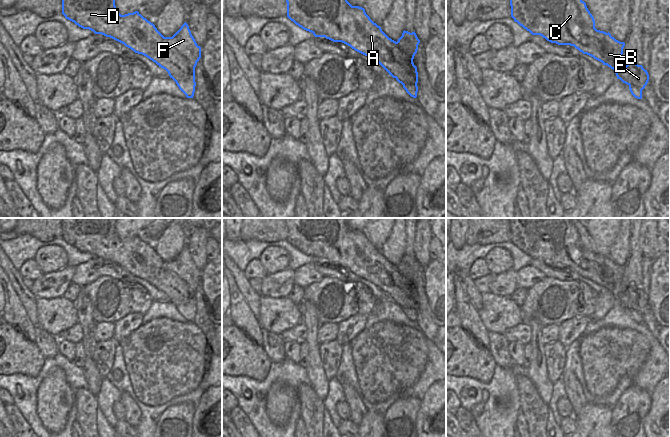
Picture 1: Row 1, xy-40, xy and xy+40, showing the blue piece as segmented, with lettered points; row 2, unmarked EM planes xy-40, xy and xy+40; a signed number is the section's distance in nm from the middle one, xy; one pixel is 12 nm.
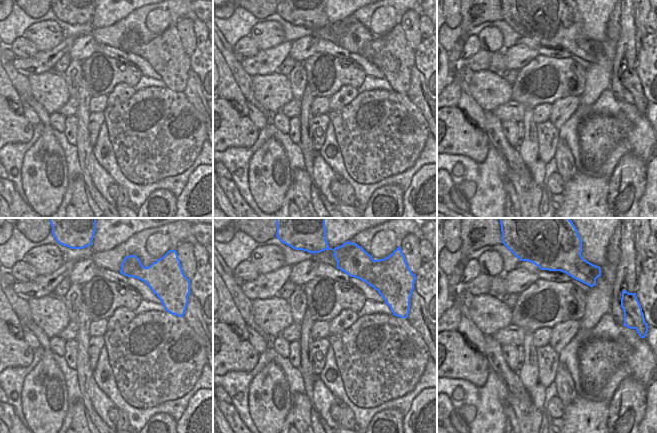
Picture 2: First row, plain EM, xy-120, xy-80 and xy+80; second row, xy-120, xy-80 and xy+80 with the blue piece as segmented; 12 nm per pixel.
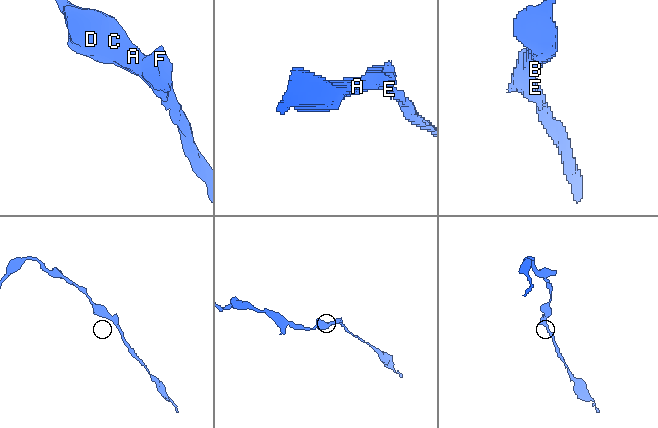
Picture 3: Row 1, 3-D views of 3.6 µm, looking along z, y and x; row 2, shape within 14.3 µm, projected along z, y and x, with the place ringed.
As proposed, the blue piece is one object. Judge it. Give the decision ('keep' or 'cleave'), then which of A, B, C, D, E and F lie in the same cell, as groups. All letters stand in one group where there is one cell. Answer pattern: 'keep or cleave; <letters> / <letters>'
cleave; A B C D E / F

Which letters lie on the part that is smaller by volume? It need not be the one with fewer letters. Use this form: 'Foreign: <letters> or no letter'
Foreign: F

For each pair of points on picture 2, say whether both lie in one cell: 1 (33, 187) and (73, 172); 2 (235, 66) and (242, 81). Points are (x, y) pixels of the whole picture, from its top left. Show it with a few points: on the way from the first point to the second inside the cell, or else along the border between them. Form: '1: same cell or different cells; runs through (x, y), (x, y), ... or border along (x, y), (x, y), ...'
1: different cells; border along (64, 151), (67, 164), (67, 187), (62, 197)
2: same cell; runs through (237, 70), (242, 77)

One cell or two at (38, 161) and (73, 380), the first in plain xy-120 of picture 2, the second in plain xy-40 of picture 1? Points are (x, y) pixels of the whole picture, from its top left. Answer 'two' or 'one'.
two

